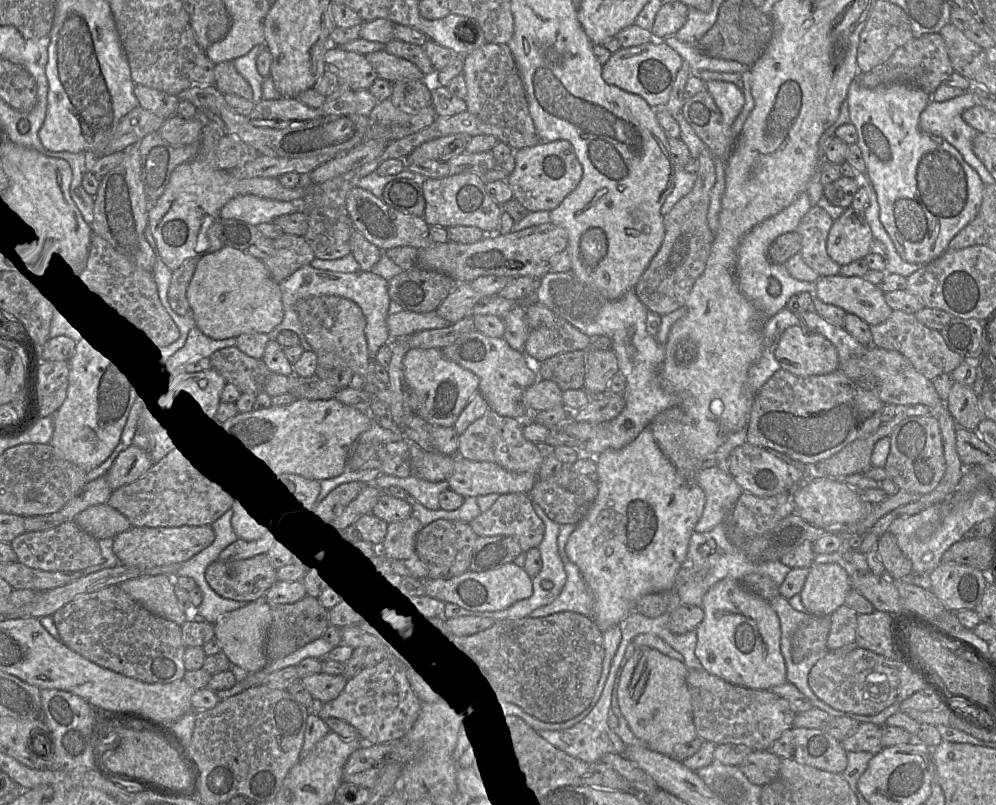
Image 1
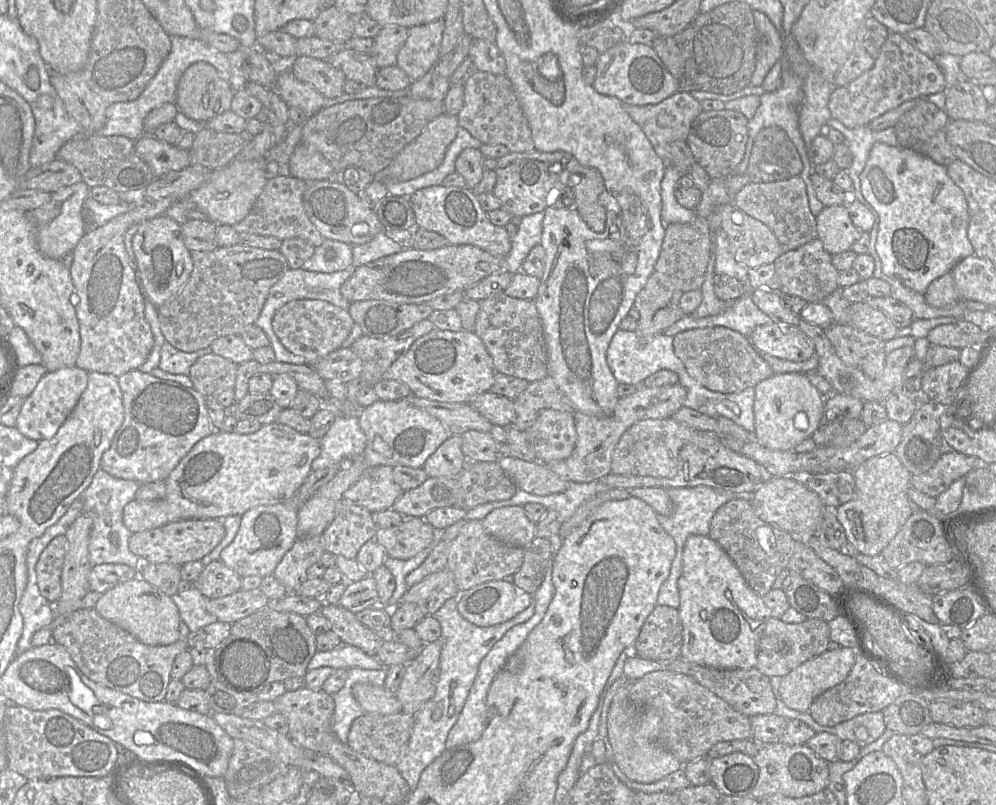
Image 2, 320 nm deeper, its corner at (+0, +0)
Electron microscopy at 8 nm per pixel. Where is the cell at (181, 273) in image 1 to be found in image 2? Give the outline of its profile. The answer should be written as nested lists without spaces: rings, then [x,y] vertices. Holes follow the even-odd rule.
[[[233,245],[228,247],[217,247],[212,251],[191,251],[191,257],[193,261],[193,271],[182,289],[173,297],[171,297],[163,305],[157,307],[158,319],[160,321],[160,327],[165,340],[169,342],[173,347],[184,352],[194,352],[211,346],[213,341],[217,338],[228,335],[240,335],[242,331],[248,325],[254,324],[259,317],[264,304],[267,300],[271,287],[276,284],[283,275],[290,269],[289,264],[285,256],[280,250],[266,250],[256,247],[250,247],[245,245]]]

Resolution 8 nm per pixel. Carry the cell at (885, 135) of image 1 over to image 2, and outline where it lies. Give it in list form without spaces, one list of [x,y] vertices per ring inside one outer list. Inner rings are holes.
[[[876,143],[861,174],[861,191],[879,215],[875,246],[885,275],[909,289],[924,294],[929,284],[953,270],[962,259],[974,255],[967,236],[968,205],[963,191],[947,173],[947,167],[911,149]]]

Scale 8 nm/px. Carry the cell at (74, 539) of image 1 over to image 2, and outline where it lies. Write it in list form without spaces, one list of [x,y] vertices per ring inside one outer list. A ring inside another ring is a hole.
[[[66,535],[56,536],[42,551],[36,564],[40,593],[51,604],[55,604],[62,593],[61,574],[66,551]]]

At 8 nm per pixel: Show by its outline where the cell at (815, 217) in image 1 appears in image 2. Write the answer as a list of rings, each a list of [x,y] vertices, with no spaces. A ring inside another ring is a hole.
[[[819,238],[790,251],[785,251],[774,262],[778,278],[779,291],[782,295],[792,295],[806,300],[808,303],[823,302],[830,294],[840,288],[839,271],[832,263]]]

